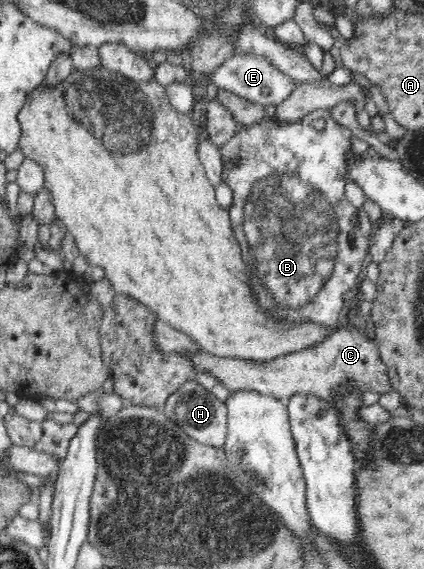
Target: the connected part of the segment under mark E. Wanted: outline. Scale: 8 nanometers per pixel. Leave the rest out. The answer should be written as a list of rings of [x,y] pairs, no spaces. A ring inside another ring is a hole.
[[[244,53],[244,55],[235,54],[226,62],[222,63],[218,69],[208,74],[199,71],[187,72],[183,66],[174,66],[167,61],[153,65],[155,67],[155,80],[164,87],[175,81],[188,84],[189,86],[193,86],[199,82],[205,86],[213,83],[219,89],[228,90],[263,106],[282,103],[282,100],[285,100],[290,95],[290,92],[297,87],[297,83],[291,77],[278,70],[276,66],[262,55],[249,55],[248,53]]]

